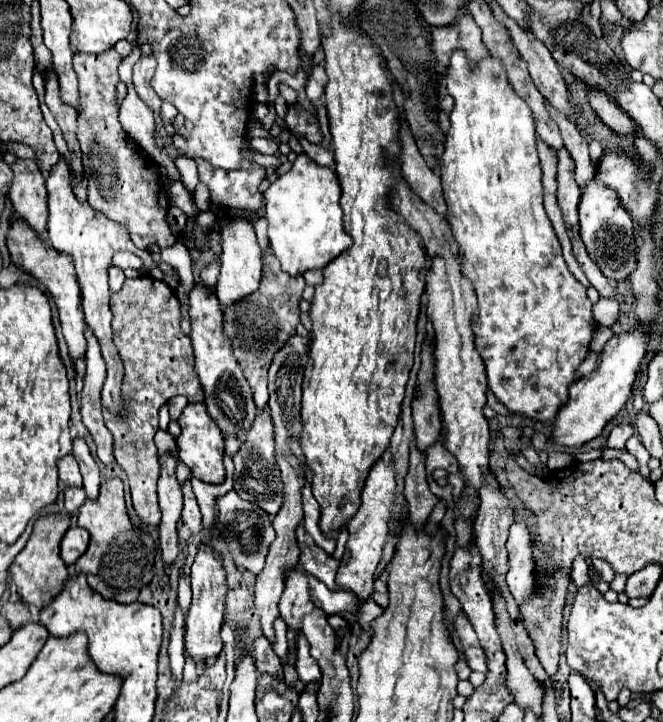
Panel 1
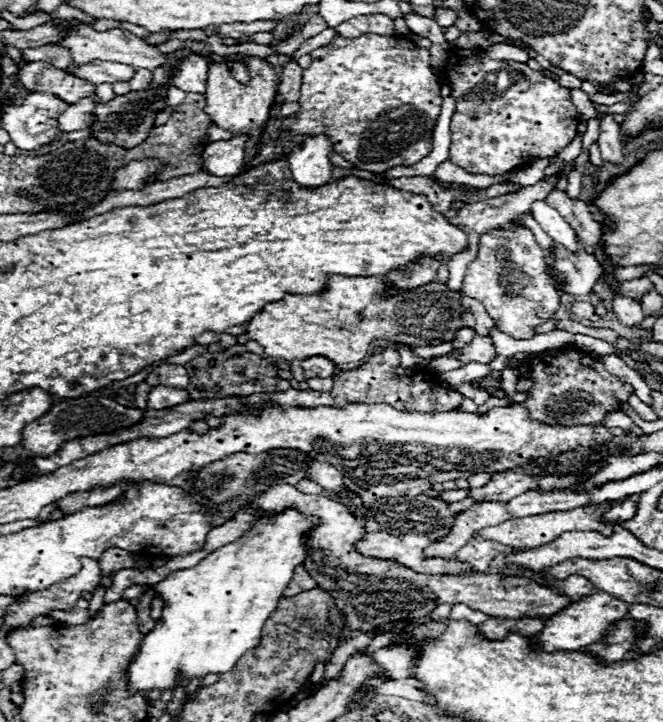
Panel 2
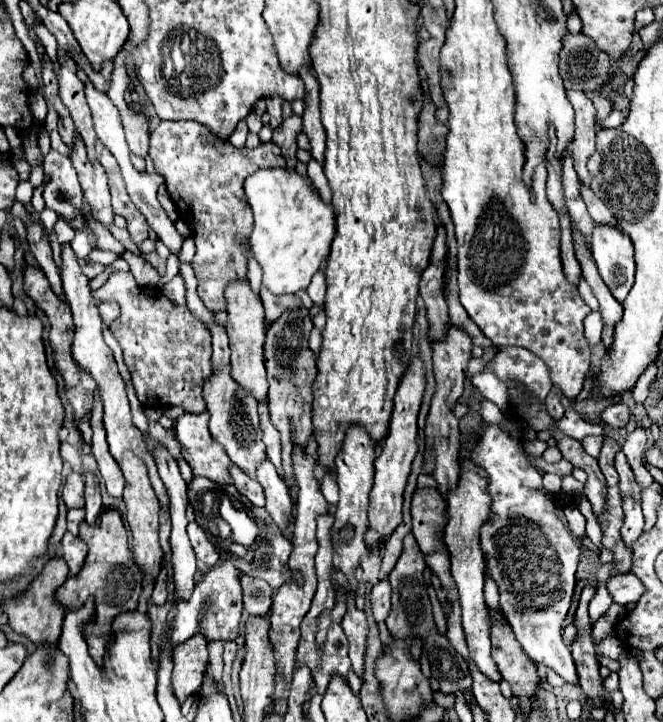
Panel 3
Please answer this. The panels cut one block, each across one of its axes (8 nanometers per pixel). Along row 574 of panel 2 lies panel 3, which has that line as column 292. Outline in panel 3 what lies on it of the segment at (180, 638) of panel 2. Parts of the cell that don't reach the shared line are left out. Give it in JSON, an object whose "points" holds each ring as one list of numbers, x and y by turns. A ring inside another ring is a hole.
{"points":[[286,168,258,170,256,174,246,178,244,190,256,220,250,242,252,242,252,252,264,270,262,284,274,294,292,294,292,292,308,288,322,260,330,254,330,244,336,236,334,206,322,202,322,198,312,190,312,180,308,176,300,176,296,170,286,170]]}

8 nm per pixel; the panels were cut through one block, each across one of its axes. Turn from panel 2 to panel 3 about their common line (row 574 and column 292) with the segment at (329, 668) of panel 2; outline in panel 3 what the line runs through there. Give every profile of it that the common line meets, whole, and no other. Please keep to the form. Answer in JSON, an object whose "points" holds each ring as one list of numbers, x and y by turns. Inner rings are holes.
{"points":[[306,308,284,312,268,330,266,344,264,344,264,360,268,370,268,406,270,418,276,430,282,436,282,468,284,468,284,482,296,500,294,494,294,472,292,472,292,450,294,446,304,448,306,440,312,434,312,384,316,380,316,354,308,348,308,336,312,330,312,320]]}

